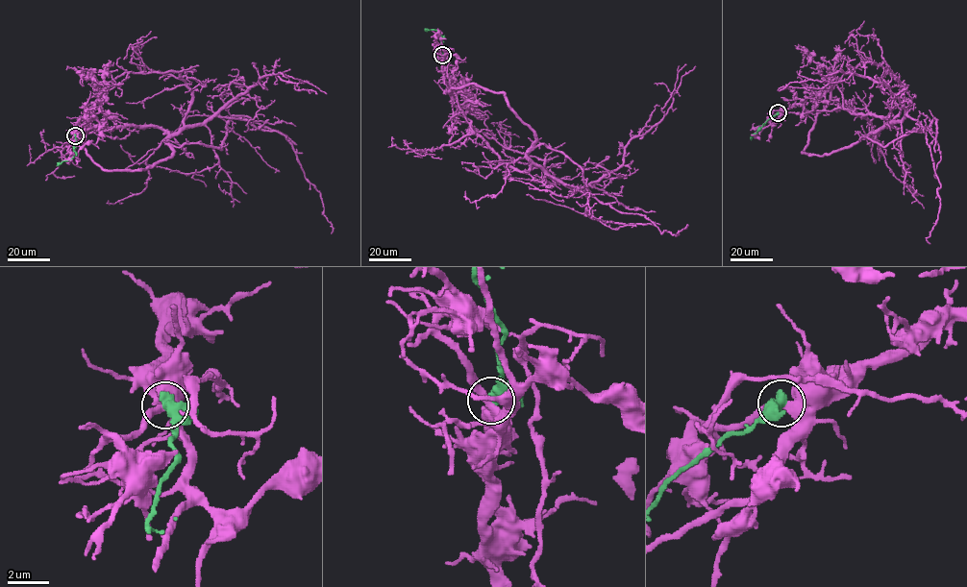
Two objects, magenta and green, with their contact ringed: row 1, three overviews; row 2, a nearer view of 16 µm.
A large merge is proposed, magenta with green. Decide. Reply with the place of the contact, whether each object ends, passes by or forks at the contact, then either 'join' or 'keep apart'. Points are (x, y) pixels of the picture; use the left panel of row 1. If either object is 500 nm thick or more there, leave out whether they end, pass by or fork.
at (75, 135); keep apart

